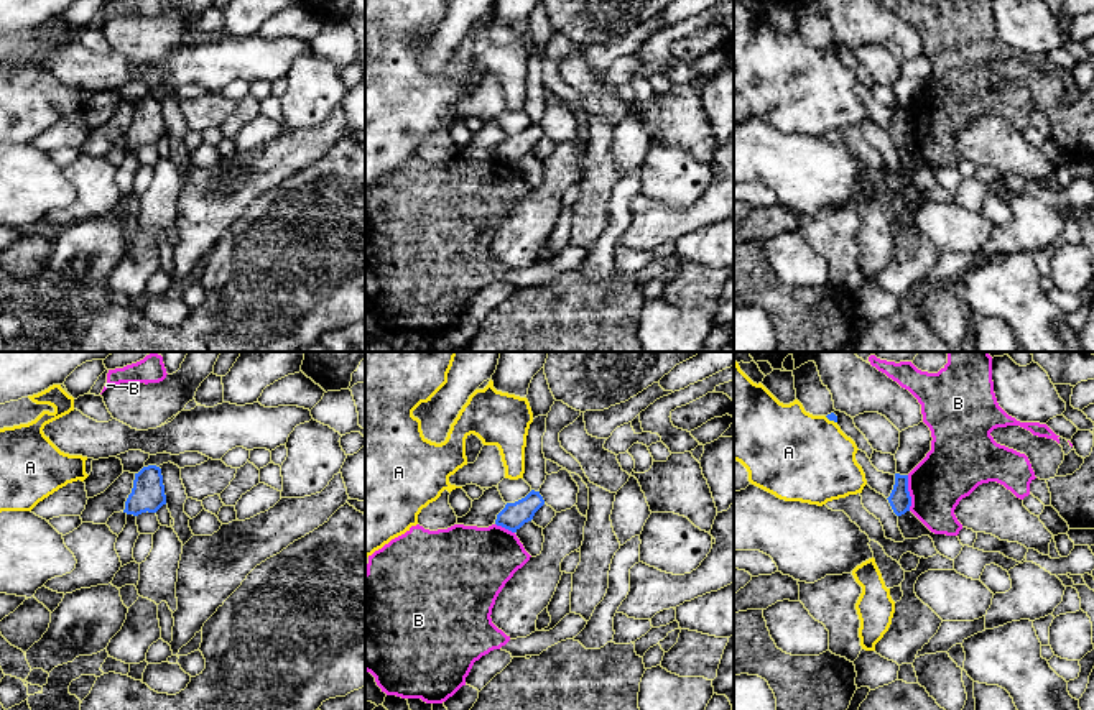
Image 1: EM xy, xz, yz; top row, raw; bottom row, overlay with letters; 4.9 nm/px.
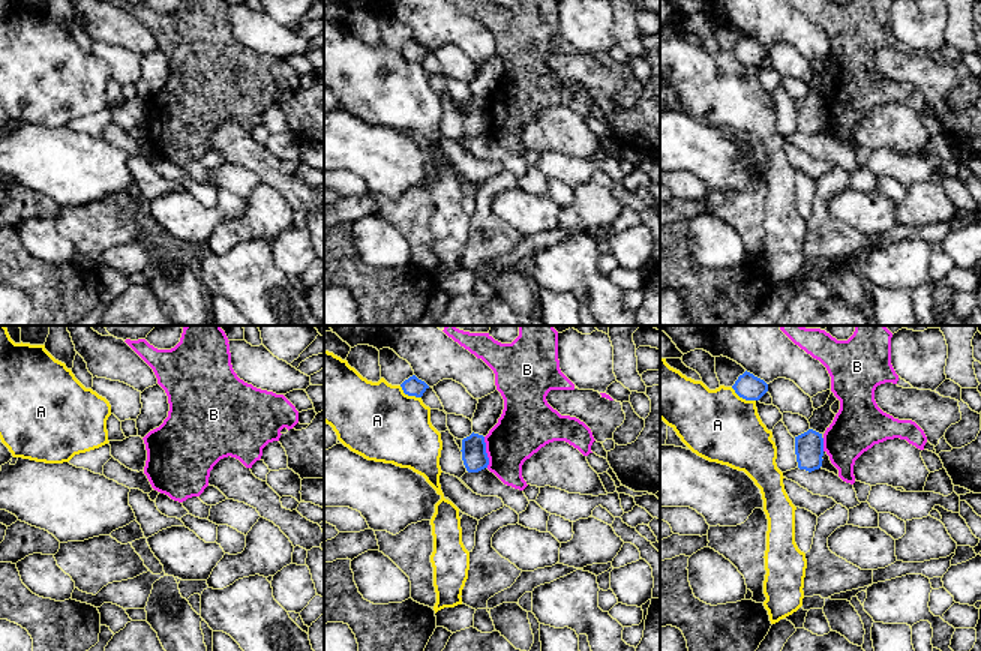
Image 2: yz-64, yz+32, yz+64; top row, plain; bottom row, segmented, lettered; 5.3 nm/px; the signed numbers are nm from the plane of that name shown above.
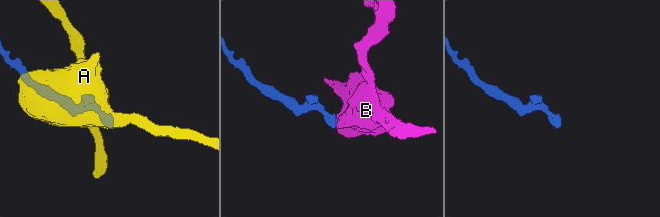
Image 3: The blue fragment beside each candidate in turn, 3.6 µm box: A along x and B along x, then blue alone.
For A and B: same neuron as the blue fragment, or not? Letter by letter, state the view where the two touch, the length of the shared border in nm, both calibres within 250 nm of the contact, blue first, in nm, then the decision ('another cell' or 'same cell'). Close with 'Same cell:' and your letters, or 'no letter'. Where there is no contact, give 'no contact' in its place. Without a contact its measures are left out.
A: meets blue in yz; contact 70 nm long; 40 nm thick on the blue side, 440 nm on the other; another cell
B: meets blue in yz; contact 180 nm long; 110 nm thick on the blue side, 300 nm on the other; another cell
Same cell: no letter

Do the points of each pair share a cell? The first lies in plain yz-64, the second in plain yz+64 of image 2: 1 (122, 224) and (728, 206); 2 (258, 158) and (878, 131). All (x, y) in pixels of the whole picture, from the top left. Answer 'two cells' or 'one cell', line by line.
1: one cell
2: one cell

